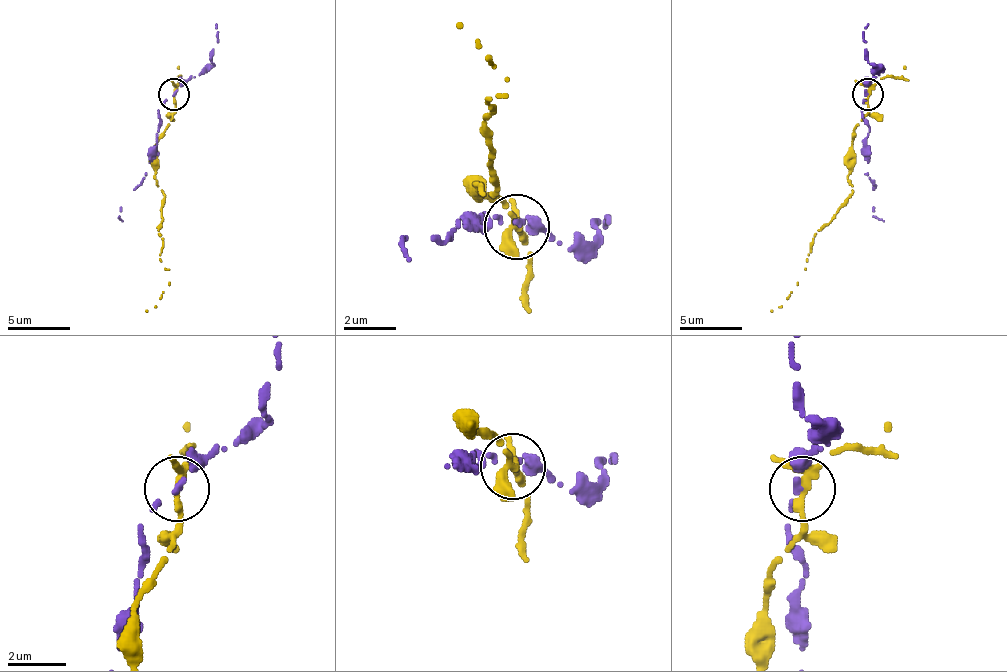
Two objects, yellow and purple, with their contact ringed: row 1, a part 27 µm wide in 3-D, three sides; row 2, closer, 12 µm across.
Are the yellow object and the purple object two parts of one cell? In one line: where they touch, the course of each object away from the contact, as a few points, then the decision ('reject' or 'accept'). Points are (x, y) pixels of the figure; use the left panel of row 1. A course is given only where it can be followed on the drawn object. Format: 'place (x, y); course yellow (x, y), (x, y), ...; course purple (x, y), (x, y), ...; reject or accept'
place (174, 94); course yellow (175, 93), (175, 112), (156, 143), (156, 181), (162, 193), (159, 234), (168, 284), (146, 312); course purple (175, 93), (159, 109), (156, 156), (121, 206), (121, 222); reject

